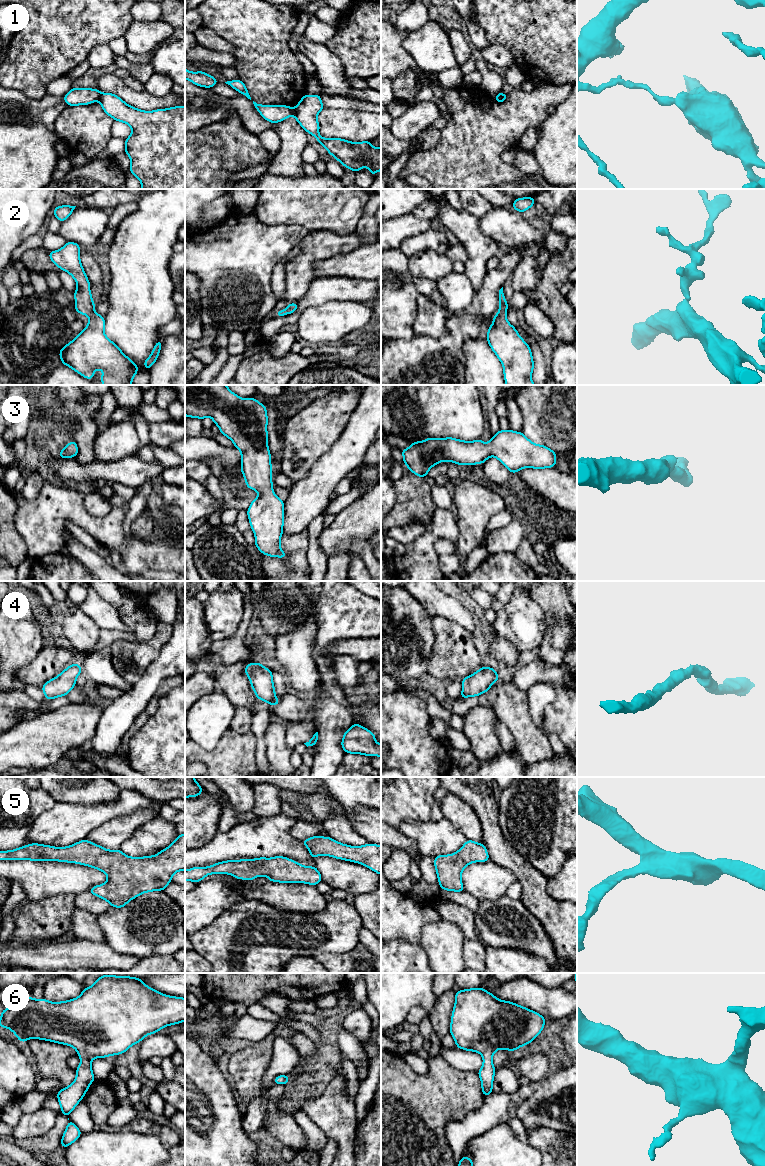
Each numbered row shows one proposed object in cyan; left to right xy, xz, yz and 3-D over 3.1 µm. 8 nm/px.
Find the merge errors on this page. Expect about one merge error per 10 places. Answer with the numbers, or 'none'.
1

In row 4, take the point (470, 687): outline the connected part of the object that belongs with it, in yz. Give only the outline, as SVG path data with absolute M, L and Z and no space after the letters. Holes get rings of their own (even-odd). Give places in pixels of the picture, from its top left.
M481 667L461 681L462 693L460 698L478 697L480 694L486 693L497 680L499 677L496 670L491 667Z

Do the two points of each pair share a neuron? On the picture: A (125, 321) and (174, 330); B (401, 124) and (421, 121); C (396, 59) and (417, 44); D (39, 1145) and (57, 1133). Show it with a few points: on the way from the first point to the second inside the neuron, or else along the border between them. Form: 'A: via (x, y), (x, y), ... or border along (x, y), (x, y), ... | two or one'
A: border along (174, 317), (159, 329), (158, 334), (161, 338) | two
B: via (406, 124), (416, 121) | one
C: border along (409, 31), (402, 42), (402, 46), (421, 70) | two
D: via (43, 1145), (53, 1137) | one

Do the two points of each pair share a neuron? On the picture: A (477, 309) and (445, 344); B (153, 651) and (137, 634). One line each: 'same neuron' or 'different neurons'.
A: same neuron
B: different neurons

